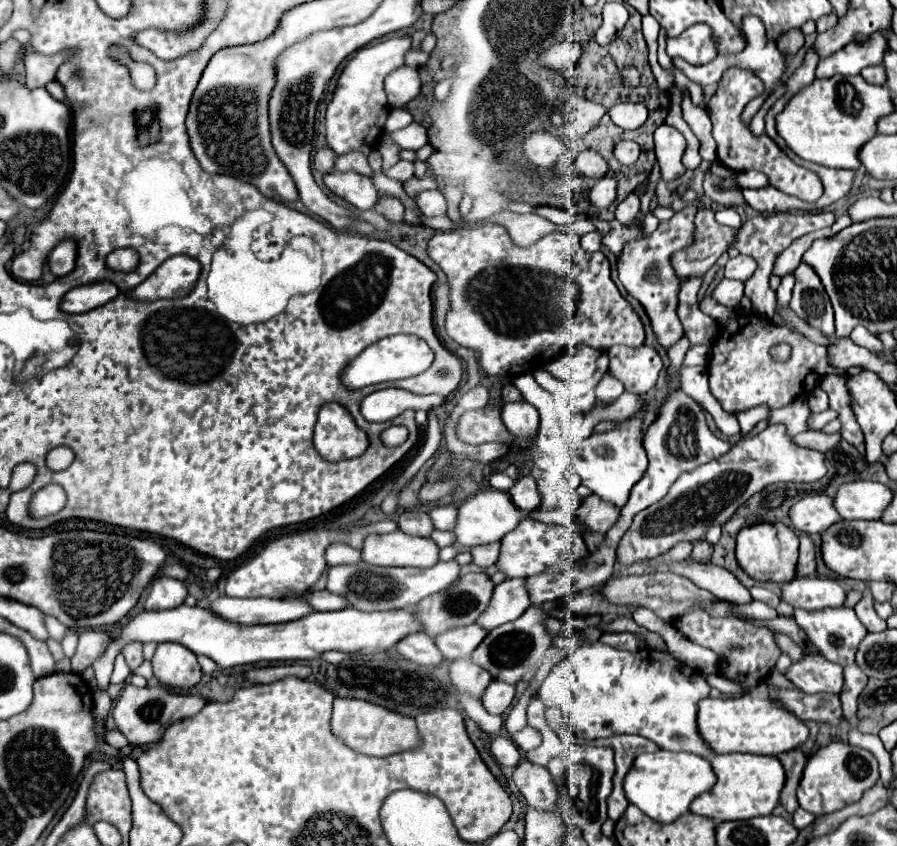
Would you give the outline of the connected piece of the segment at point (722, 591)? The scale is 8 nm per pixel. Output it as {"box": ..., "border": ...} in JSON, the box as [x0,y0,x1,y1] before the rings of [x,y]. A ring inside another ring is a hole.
{"box":[670,561,752,603],"border":[[[680,561],[680,563],[672,563],[670,571],[688,577],[698,587],[708,589],[714,597],[720,597],[732,603],[748,603],[752,599],[748,589],[730,571],[716,567],[712,563],[698,565],[698,563]]]}

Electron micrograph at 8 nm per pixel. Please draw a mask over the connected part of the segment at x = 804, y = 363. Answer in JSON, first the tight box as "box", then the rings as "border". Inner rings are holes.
{"box":[700,297,844,415],"border":[[[704,297],[700,301],[700,309],[722,321],[724,325],[718,329],[716,341],[712,345],[712,359],[708,363],[708,377],[710,377],[710,391],[722,403],[724,411],[736,415],[744,409],[756,407],[760,403],[768,403],[770,407],[784,407],[798,395],[810,393],[820,377],[828,373],[844,373],[840,369],[832,369],[826,363],[826,347],[812,343],[800,333],[788,331],[786,327],[780,329],[772,321],[740,309],[730,309],[718,305],[714,299]],[[774,343],[790,343],[792,357],[786,363],[776,363],[770,357],[770,347]]]}

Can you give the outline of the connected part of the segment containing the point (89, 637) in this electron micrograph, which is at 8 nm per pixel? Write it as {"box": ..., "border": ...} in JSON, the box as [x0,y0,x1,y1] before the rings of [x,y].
{"box":[72,629,106,673],"border":[[[84,629],[78,635],[78,647],[72,657],[72,671],[82,673],[86,667],[92,665],[92,661],[102,653],[106,645],[106,631],[94,631],[94,629]]]}

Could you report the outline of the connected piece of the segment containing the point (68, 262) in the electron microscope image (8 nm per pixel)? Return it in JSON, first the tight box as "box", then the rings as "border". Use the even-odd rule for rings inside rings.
{"box":[48,239,76,277],"border":[[[66,239],[62,241],[48,257],[48,265],[50,265],[50,271],[56,275],[56,277],[62,277],[62,275],[68,275],[72,269],[74,269],[74,261],[76,261],[76,245],[74,241]]]}

